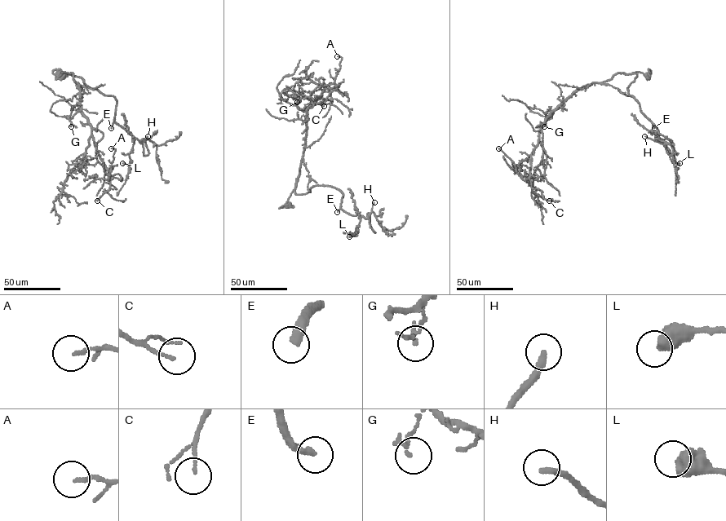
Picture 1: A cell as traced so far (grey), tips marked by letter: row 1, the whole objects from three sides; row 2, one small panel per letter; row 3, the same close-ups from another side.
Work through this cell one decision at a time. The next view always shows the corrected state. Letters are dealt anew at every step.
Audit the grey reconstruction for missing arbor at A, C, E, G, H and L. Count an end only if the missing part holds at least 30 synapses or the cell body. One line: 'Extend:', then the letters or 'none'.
Extend: E, H

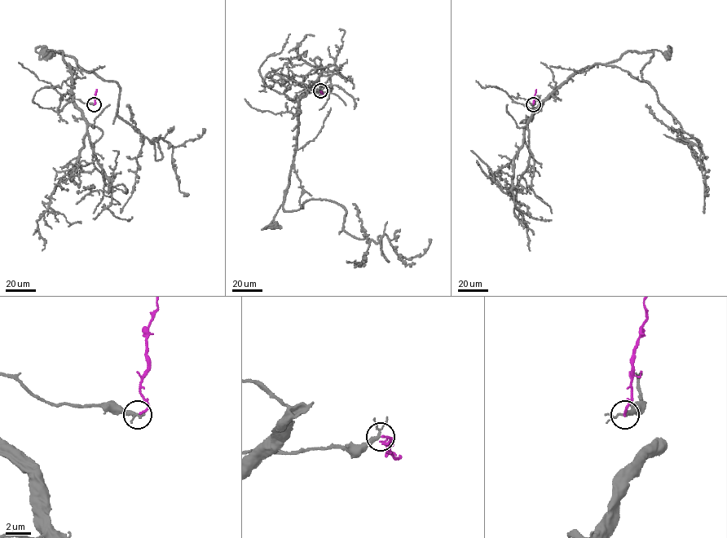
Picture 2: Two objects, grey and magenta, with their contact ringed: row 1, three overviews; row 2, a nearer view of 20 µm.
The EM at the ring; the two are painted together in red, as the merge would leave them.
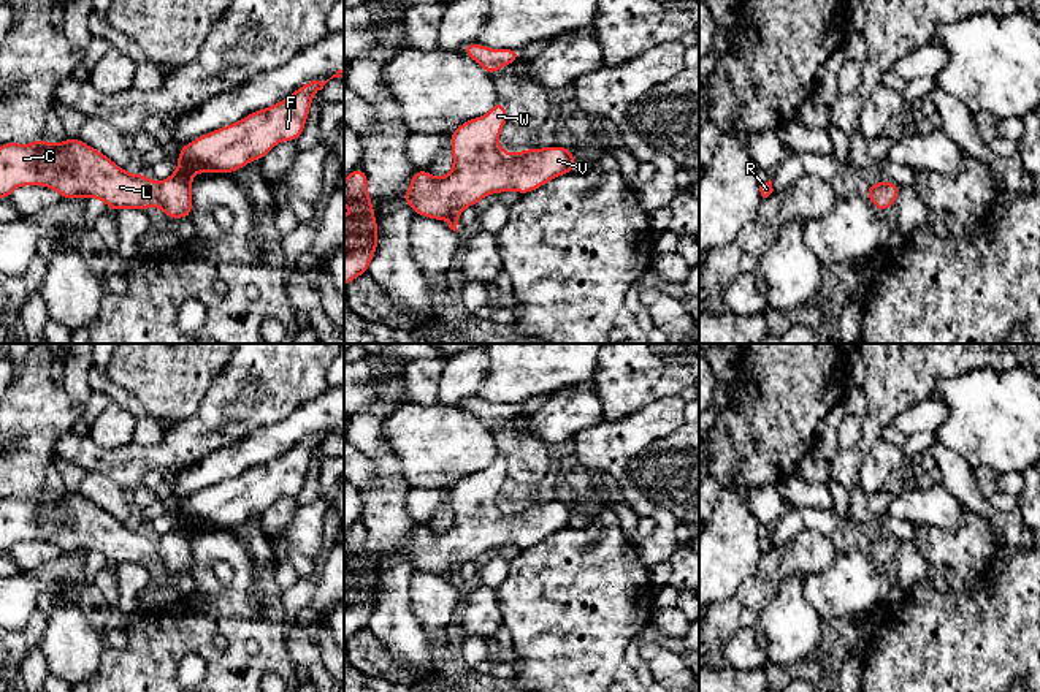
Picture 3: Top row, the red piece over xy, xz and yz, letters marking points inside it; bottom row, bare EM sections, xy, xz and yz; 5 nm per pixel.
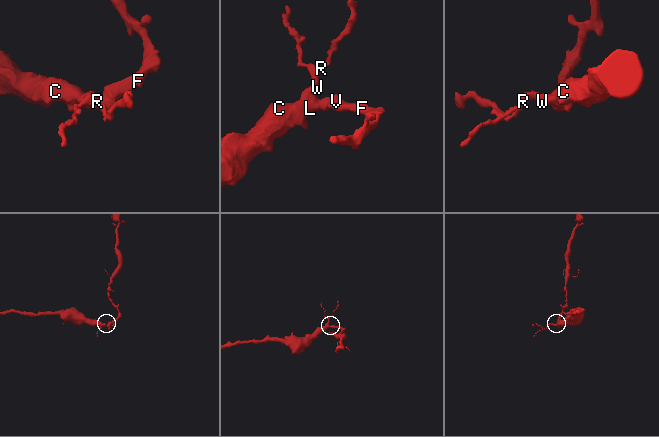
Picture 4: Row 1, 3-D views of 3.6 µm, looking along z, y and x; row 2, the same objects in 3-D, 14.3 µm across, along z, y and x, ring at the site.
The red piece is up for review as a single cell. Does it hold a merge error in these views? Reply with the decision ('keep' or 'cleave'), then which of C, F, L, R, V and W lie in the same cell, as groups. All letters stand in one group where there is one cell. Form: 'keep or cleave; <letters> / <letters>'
keep; C F L R V W

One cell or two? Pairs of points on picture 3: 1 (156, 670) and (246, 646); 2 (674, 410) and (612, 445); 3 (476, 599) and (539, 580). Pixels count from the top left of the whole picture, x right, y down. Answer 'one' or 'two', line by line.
1: one
2: one
3: two

